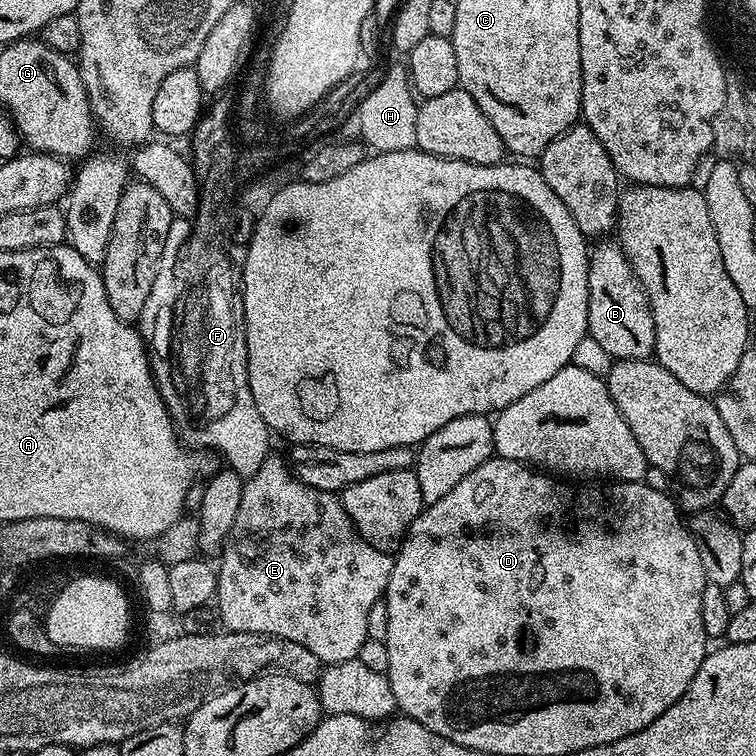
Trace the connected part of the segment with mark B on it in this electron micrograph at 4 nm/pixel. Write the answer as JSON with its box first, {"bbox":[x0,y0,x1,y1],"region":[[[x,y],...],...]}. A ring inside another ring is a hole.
{"bbox":[588,238,654,361],"region":[[[604,238],[597,244],[600,245],[591,249],[588,262],[588,336],[606,355],[612,356],[613,361],[649,359],[654,352],[654,325],[642,282],[615,239]]]}

